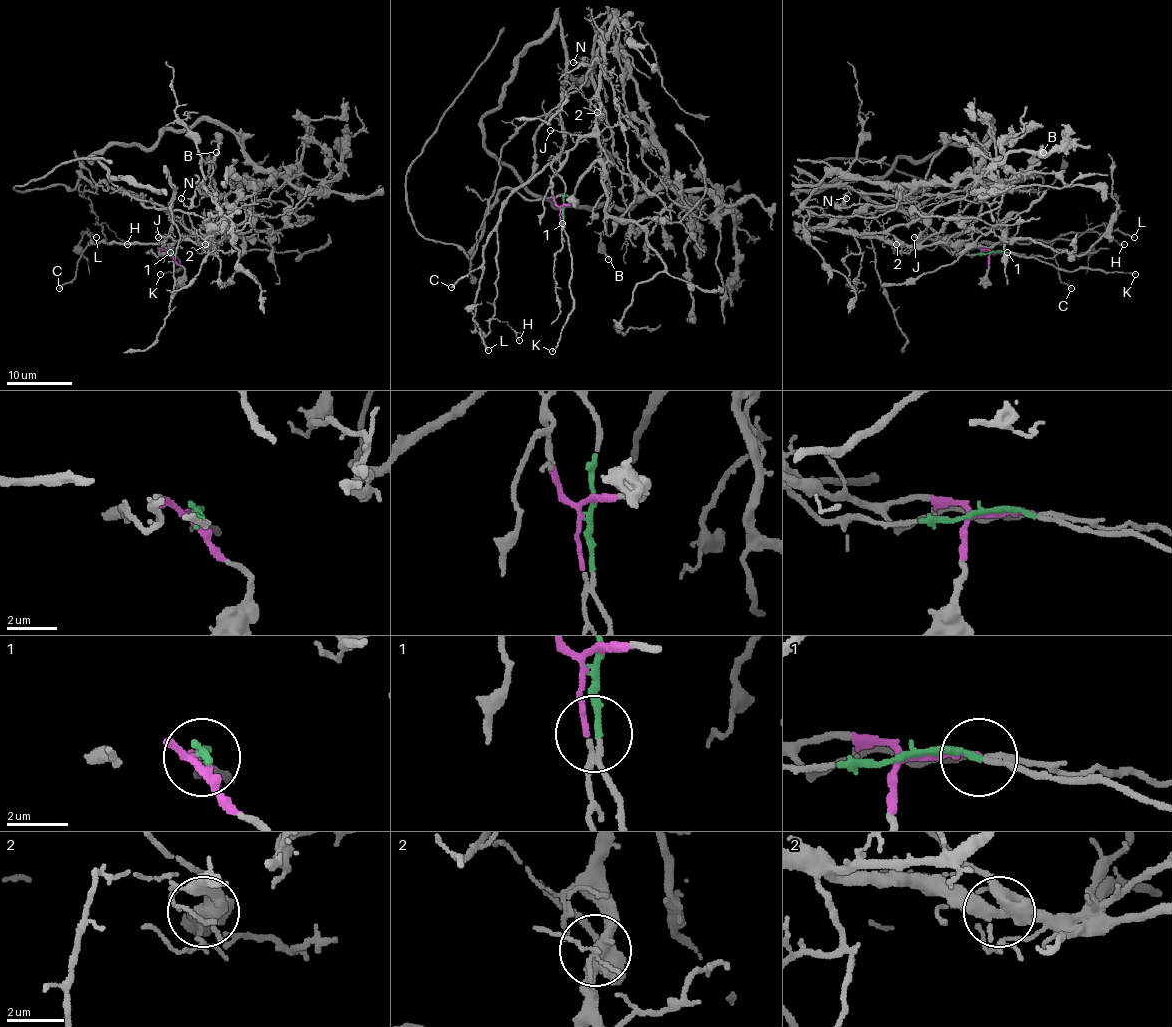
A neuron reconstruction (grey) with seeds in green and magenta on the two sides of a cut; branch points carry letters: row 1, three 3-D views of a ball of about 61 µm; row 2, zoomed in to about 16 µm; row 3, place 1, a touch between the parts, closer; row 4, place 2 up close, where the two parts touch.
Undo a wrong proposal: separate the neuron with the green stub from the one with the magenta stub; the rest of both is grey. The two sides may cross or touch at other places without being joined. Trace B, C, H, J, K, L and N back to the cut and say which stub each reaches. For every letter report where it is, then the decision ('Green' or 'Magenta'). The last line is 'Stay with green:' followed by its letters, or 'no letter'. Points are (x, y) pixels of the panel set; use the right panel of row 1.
B: Place: (1043, 152). Magenta
C: Place: (1071, 288). Green
H: Place: (1124, 244). Green
J: Place: (914, 237). Magenta
K: Place: (1135, 274). Green
L: Place: (1134, 237). Green
N: Place: (846, 198). Magenta
Stay with green: C, H, K, L

